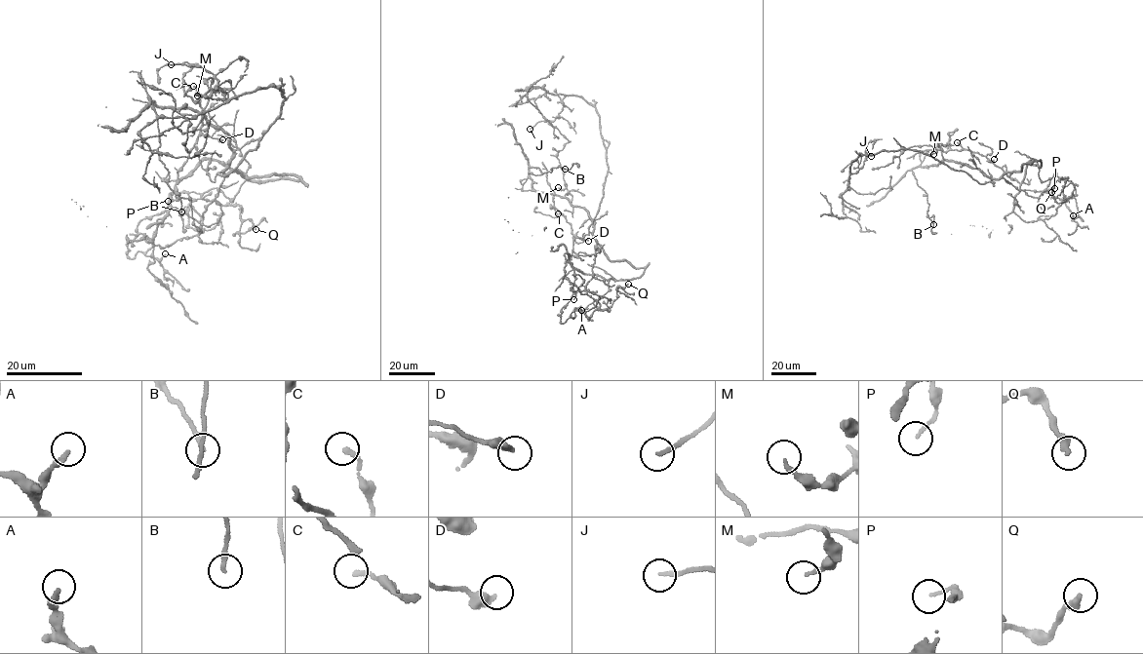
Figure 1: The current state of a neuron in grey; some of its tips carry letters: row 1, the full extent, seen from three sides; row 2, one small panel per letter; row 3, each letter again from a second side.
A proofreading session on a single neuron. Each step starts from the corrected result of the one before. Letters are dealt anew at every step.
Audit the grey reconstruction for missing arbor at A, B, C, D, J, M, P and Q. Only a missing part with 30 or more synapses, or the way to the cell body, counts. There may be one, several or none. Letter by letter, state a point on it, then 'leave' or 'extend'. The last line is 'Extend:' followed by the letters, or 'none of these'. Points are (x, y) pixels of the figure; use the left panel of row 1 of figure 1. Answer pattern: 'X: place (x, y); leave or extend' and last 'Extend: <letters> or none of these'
A: place (165, 253); leave
B: place (181, 211); leave
C: place (193, 86); leave
D: place (222, 139); leave
J: place (171, 64); leave
M: place (197, 96); leave
P: place (168, 201); leave
Q: place (256, 229); leave
Extend: none of these

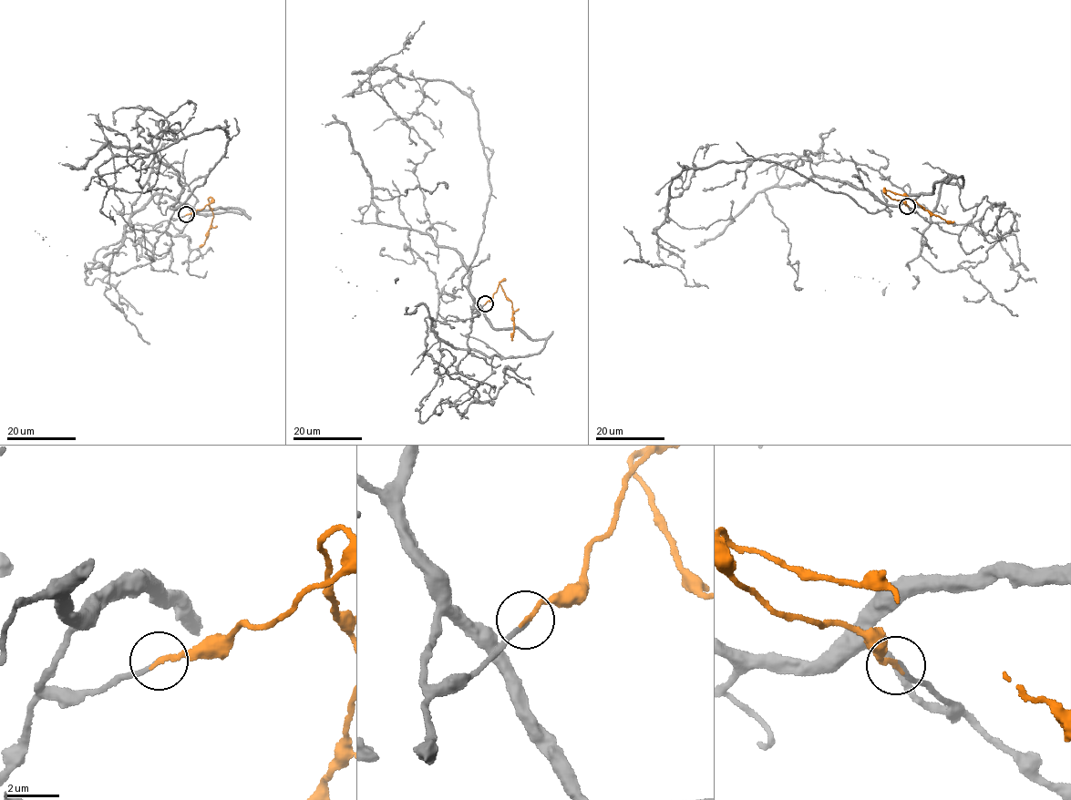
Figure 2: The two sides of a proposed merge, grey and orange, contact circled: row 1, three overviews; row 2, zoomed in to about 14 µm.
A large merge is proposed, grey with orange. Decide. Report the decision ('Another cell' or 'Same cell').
Same cell

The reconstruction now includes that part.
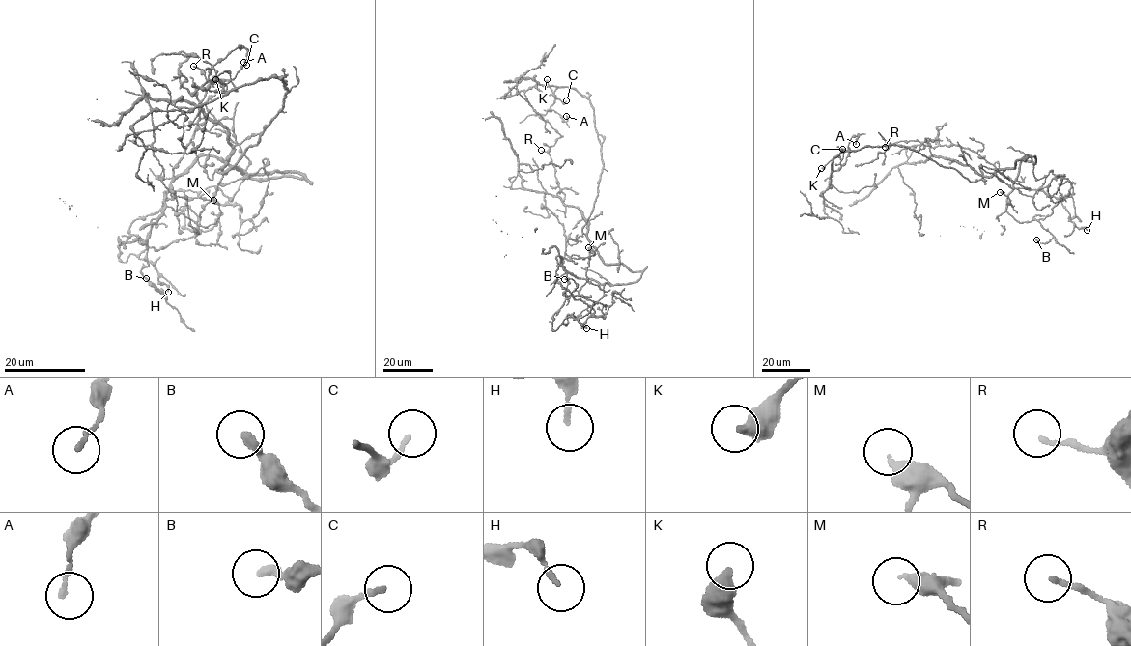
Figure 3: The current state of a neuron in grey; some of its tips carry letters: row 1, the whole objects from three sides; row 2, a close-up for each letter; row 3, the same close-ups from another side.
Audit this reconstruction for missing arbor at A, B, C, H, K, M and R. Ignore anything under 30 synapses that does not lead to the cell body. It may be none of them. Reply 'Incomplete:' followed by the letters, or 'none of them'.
Incomplete: none of them

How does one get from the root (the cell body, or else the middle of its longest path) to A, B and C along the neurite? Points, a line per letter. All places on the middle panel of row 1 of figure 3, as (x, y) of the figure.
A: (583, 232), (603, 169), (601, 143), (590, 102), (575, 89), (559, 87), (548, 109), (564, 121), (566, 116)
B: (583, 232), (605, 264), (641, 276), (599, 284), (557, 256), (569, 295), (577, 285), (564, 279)
C: (583, 232), (603, 169), (601, 143), (590, 102), (575, 89), (559, 87), (555, 98), (566, 100)

